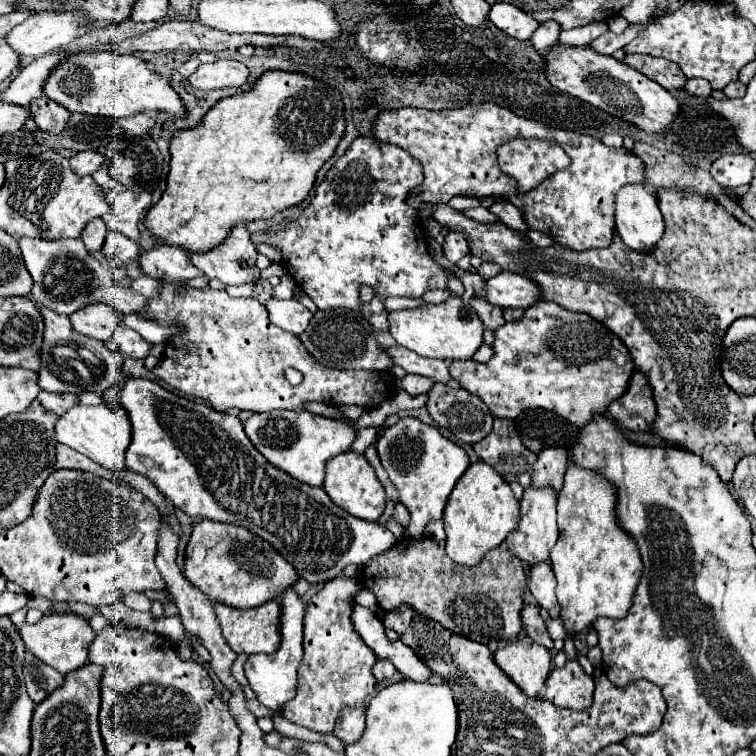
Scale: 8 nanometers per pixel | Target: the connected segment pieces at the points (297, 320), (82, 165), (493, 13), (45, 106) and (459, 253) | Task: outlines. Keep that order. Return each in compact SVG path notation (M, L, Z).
M268 299L266 309L270 313L270 321L292 335L304 333L312 319L312 313L300 301L294 299L286 299L286 301Z
M80 151L78 155L74 155L70 159L70 165L76 175L92 175L96 169L100 169L100 165L104 161L106 161L106 157L96 151Z
M494 3L488 17L498 29L502 29L506 35L510 35L514 39L520 39L520 41L530 39L532 33L540 25L530 15L526 15L524 11L520 11L514 5L508 5L508 3Z
M42 97L42 99L36 99L34 103L30 103L30 107L34 107L34 121L42 131L46 131L50 135L64 133L70 113L62 105L54 103L48 97Z
M450 231L442 247L444 247L444 255L446 255L446 257L448 257L448 261L452 261L452 263L460 261L464 255L468 255L468 253L470 253L470 251L468 251L468 243L466 243L466 239L464 239L464 235L462 235L462 233L458 233L458 231Z

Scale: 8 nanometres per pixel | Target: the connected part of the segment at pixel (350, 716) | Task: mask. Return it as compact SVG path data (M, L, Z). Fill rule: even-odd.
M348 707L346 711L342 711L334 727L334 735L344 741L344 745L356 743L364 735L364 709Z

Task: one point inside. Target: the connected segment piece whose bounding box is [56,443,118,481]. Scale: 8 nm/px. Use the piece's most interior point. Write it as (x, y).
(67, 458)

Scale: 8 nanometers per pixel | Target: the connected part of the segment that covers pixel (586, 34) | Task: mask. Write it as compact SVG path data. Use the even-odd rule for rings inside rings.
M590 23L586 27L578 27L578 29L570 29L570 31L562 31L560 33L560 43L566 45L574 45L574 47L586 47L590 41L594 41L594 37L602 35L608 31L608 25L602 23Z

